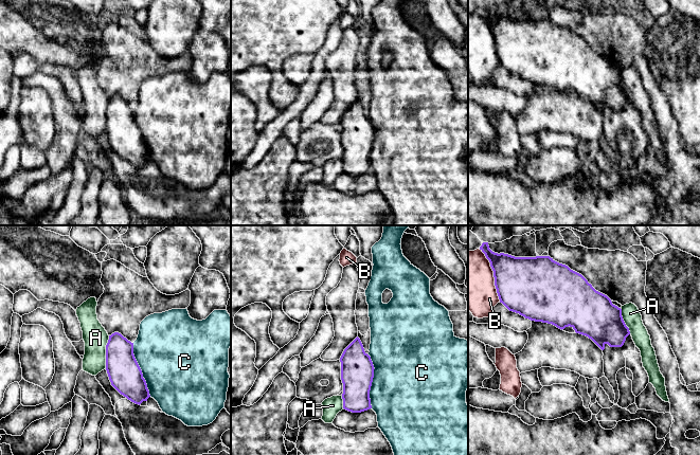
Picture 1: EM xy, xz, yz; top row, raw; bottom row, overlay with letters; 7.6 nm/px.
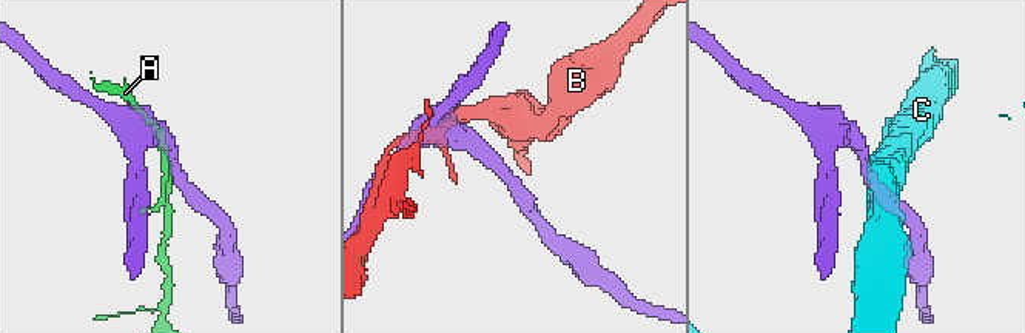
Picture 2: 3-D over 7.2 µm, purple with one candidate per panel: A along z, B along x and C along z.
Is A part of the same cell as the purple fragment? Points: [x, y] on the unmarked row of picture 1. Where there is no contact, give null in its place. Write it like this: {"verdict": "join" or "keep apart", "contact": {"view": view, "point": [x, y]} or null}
{"verdict": "keep apart", "contact": {"view": "xy", "point": [106, 115]}}

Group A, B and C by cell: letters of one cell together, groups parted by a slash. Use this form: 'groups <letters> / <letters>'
groups A / B / C

